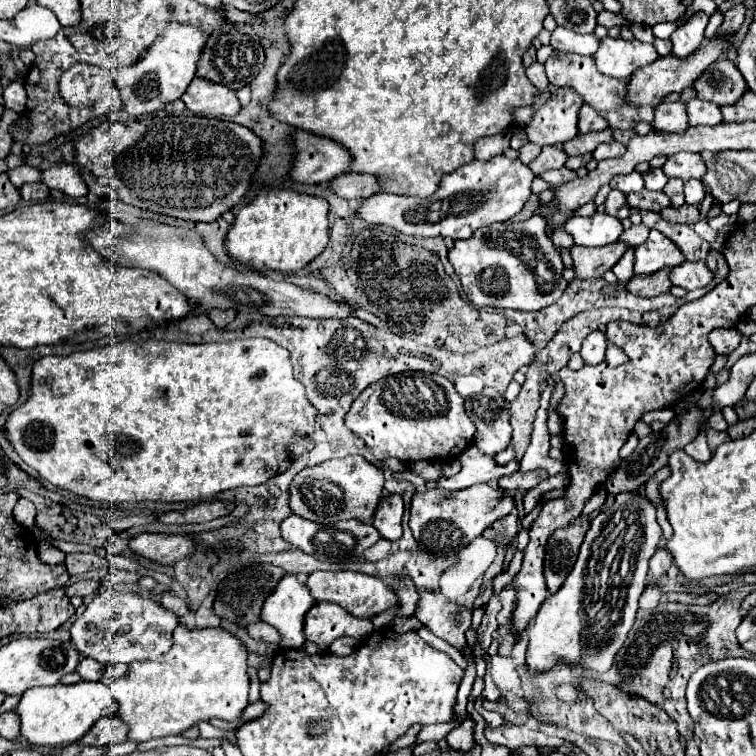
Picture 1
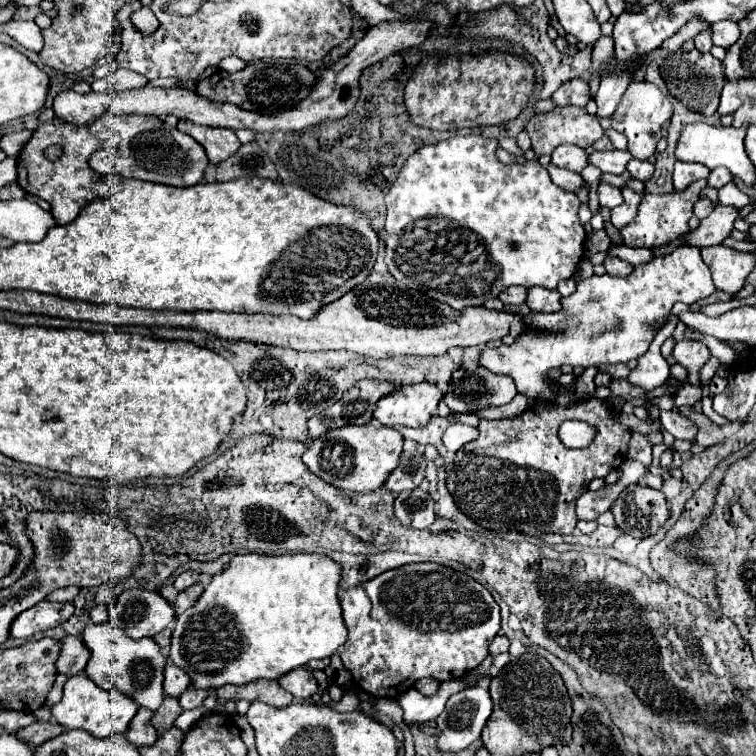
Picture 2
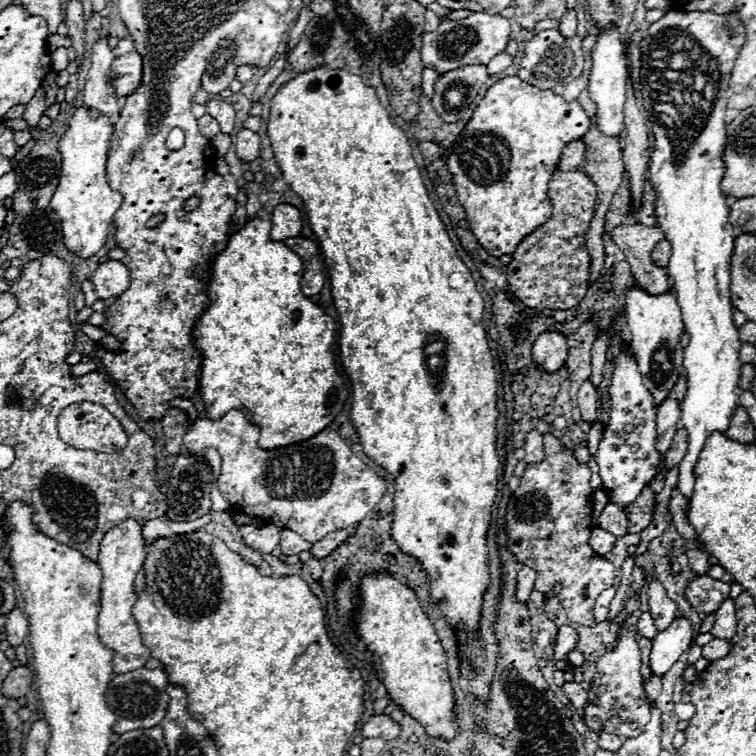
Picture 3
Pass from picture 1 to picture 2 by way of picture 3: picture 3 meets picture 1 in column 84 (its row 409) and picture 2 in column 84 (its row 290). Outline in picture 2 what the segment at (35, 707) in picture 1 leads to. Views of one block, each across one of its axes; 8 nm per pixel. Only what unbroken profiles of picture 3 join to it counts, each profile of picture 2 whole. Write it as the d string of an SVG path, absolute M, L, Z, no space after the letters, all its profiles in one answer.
M78 674L68 678L68 682L64 684L62 700L54 704L50 712L52 712L52 720L68 730L82 728L96 738L106 738L112 734L124 734L128 730L132 716L138 712L138 706L134 700L128 700L124 694L98 688L98 684L94 684L86 674Z

